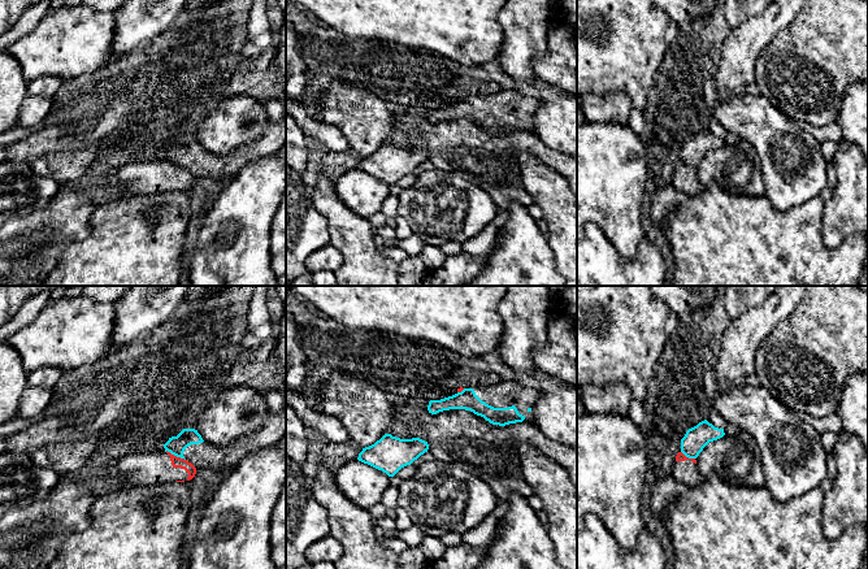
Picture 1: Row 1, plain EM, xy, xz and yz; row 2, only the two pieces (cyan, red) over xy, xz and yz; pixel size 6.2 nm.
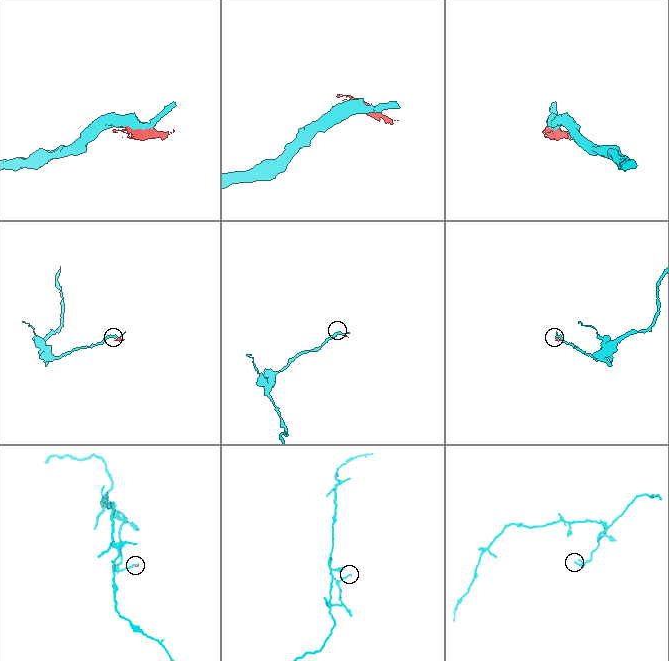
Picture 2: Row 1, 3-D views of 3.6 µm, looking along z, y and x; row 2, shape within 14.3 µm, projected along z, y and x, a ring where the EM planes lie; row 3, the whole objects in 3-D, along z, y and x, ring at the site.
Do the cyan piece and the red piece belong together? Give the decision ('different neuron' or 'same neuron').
different neuron

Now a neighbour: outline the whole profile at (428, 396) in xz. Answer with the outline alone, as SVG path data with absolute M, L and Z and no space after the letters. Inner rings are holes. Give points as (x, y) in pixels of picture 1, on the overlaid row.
M460 387L460 388L456 388L456 390L443 390L440 392L424 392L422 398L425 401L430 401L430 400L440 400L440 399L444 399L444 398L448 398L448 396L452 396L457 392L461 392L464 388Z

